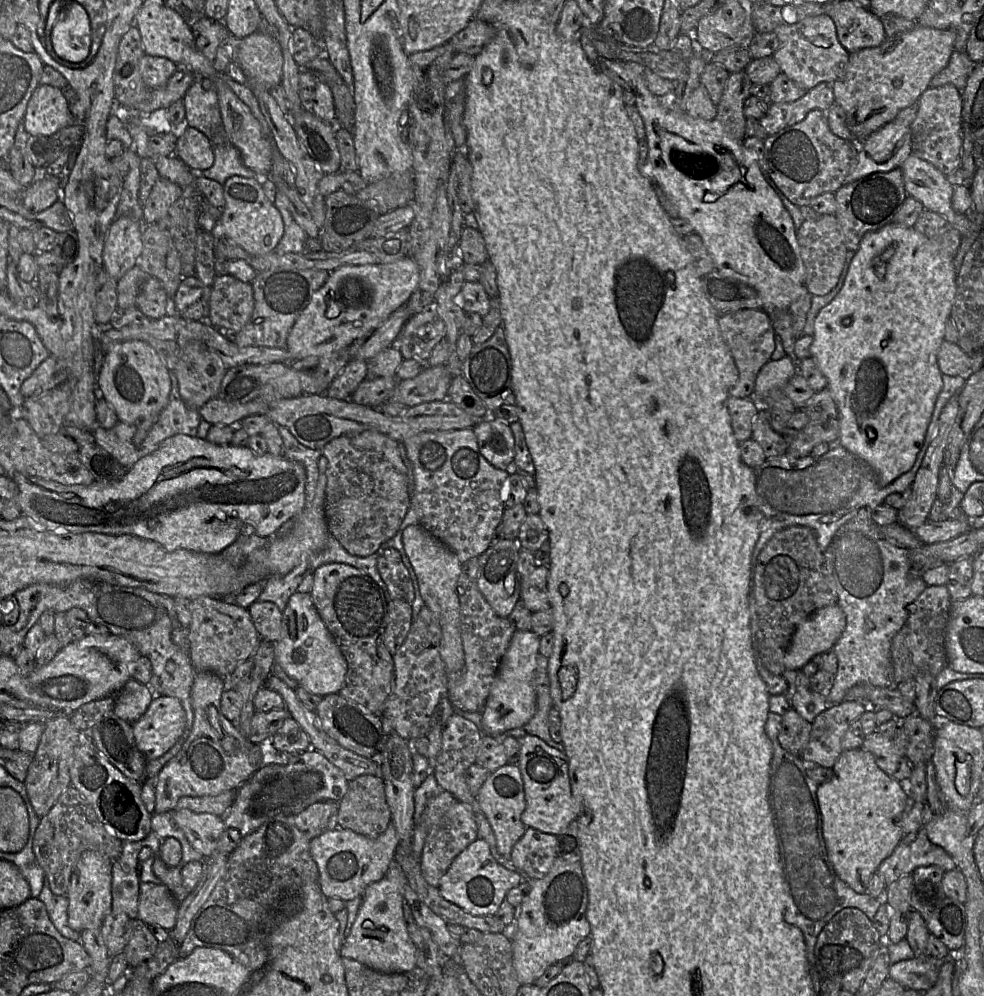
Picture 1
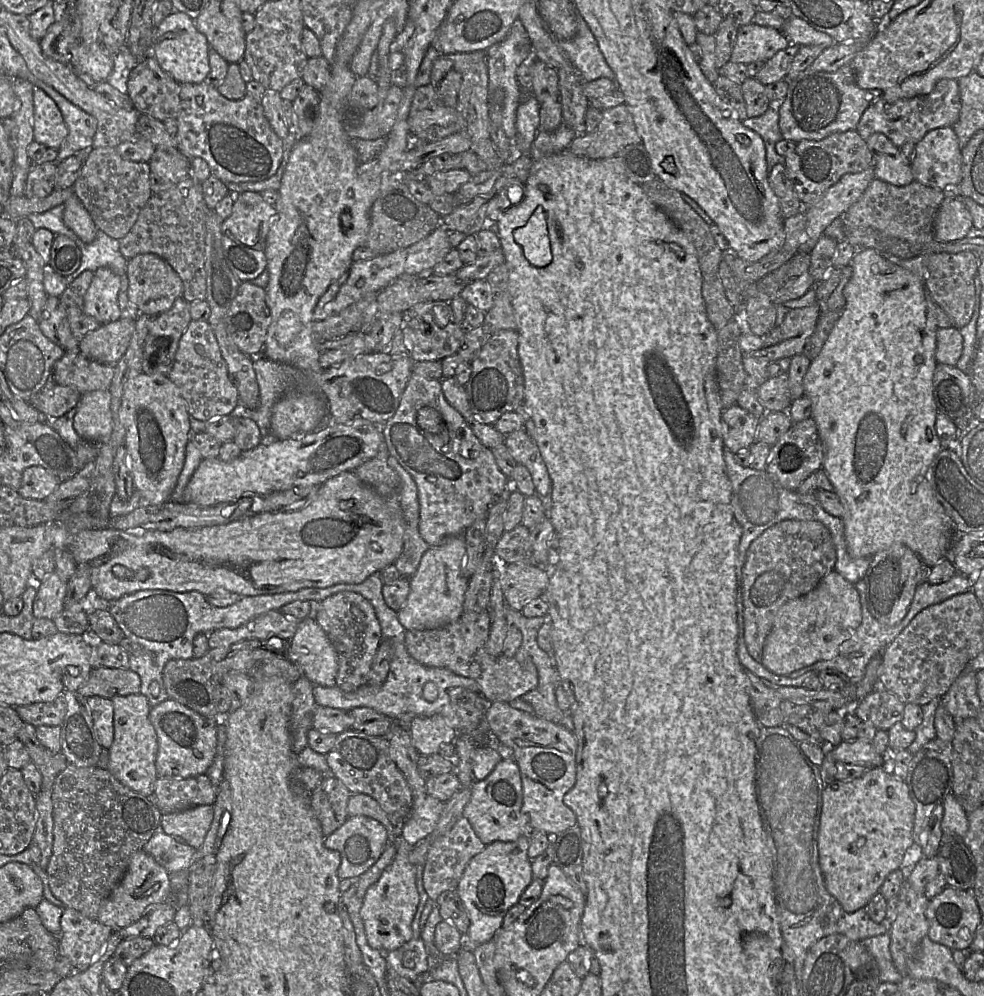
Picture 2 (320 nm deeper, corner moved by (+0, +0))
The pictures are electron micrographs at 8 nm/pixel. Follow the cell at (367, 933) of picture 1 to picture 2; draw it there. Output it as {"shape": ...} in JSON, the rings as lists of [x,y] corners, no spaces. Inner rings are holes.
{"shape":[[[396,837],[395,856],[377,882],[366,891],[360,916],[370,947],[387,953],[398,949],[412,937],[412,921],[414,919],[420,896],[416,886],[416,866],[409,861],[409,853],[413,846],[407,844],[403,837]]]}

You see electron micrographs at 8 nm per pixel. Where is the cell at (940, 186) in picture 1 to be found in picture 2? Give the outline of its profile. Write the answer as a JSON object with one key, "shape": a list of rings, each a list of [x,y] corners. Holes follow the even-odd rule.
{"shape":[[[874,133],[865,143],[873,155],[875,178],[895,186],[906,186],[914,181],[911,162],[887,136]]]}

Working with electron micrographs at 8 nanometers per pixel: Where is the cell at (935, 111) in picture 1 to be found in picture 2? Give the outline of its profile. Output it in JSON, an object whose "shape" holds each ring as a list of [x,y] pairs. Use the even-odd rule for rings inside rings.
{"shape":[[[953,127],[933,129],[916,144],[916,156],[911,163],[914,180],[928,187],[944,190],[948,185],[959,185],[962,180],[962,148]]]}

